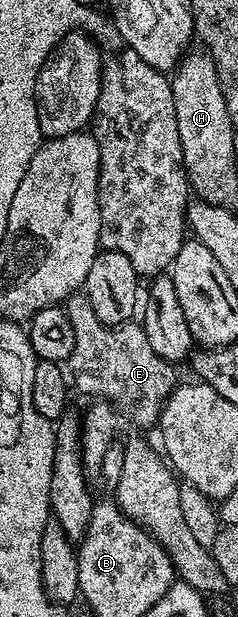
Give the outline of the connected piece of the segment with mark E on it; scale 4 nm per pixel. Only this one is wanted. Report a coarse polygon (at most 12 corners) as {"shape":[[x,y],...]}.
{"shape":[[67,297],[69,376],[143,428],[158,425],[173,365],[142,326],[100,324]]}

